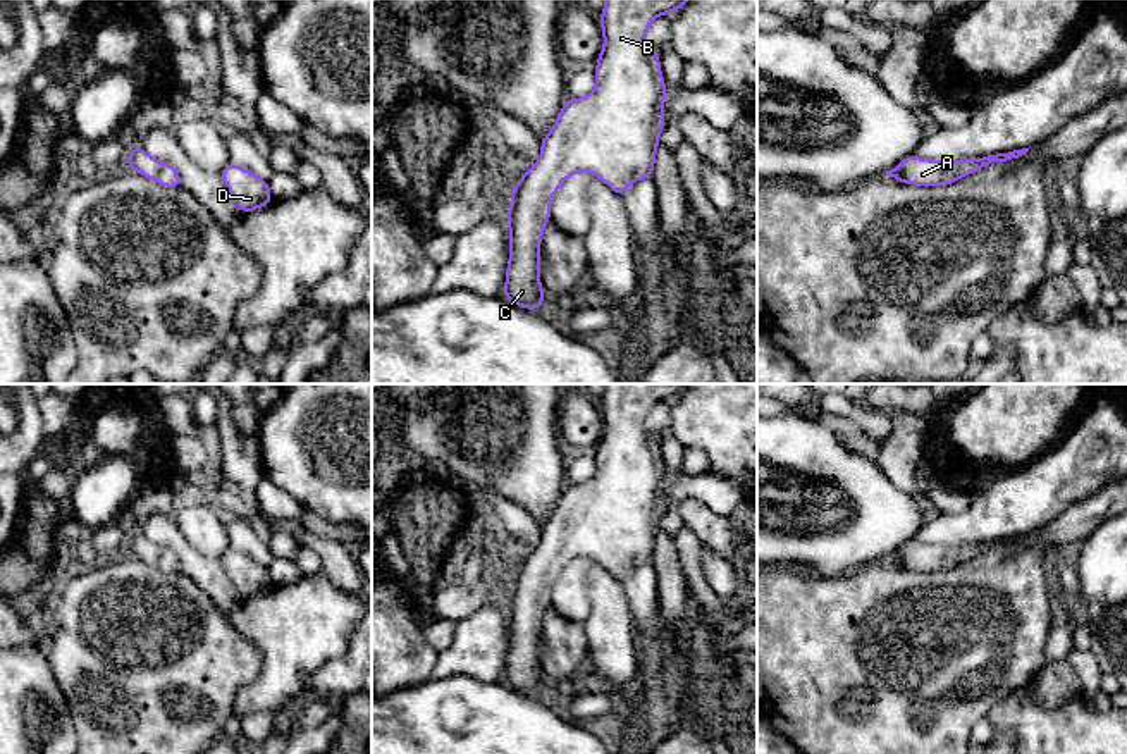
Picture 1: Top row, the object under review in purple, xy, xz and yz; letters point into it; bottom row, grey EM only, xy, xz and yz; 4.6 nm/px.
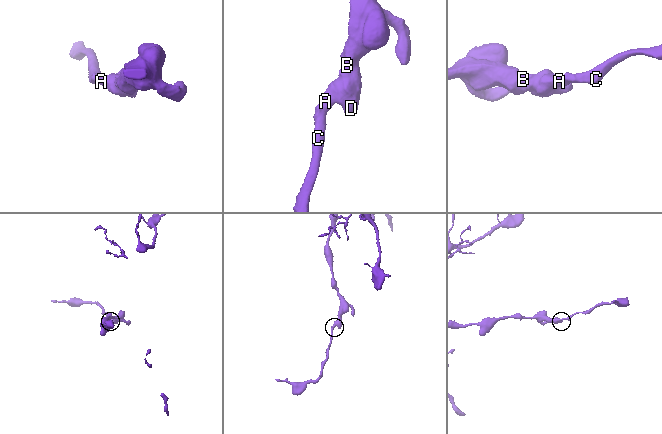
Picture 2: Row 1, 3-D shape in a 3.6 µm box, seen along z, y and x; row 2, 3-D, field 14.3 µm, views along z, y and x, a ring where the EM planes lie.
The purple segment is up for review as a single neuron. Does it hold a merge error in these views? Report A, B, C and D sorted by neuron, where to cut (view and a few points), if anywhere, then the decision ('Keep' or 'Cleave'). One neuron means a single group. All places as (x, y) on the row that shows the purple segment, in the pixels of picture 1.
Groups: A B C D. No split. Keep

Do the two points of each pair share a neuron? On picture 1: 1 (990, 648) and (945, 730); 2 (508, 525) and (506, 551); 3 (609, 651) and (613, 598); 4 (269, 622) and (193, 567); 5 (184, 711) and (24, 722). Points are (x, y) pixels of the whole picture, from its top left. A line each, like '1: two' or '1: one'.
1: one
2: two
3: one
4: two
5: two

